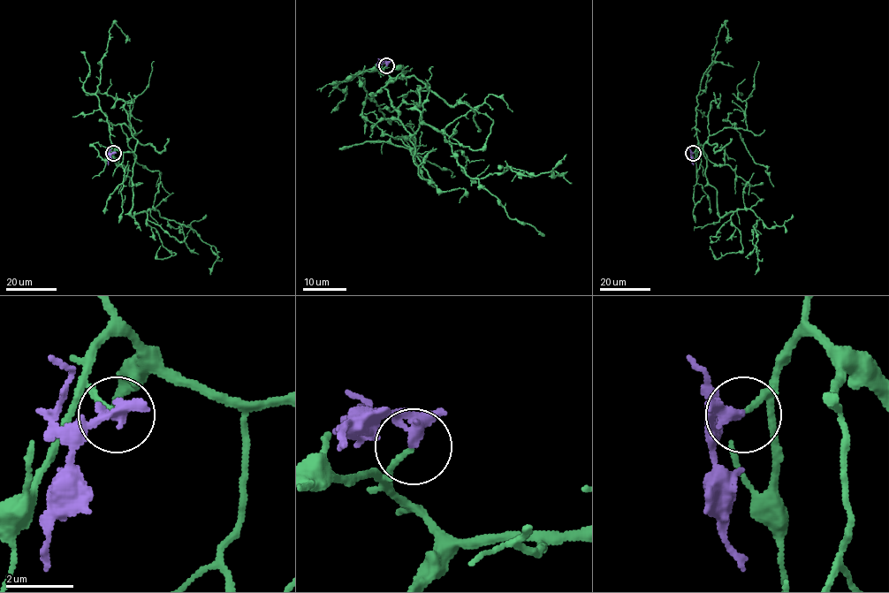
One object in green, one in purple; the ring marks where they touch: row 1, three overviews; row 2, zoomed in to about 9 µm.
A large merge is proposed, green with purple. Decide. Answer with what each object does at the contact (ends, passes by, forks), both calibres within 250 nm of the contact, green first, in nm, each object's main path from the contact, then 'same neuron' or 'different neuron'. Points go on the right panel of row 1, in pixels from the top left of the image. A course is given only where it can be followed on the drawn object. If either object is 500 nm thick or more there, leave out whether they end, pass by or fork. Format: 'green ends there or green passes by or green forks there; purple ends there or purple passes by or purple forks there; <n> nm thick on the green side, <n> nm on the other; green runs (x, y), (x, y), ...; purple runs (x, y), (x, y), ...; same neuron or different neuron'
green ends there; purple passes by; 150 nm thick on the green side, 280 nm on the other; green runs (693, 152), (698, 147), (706, 159), (718, 215), (750, 209), (759, 217), (753, 226), (755, 274); purple runs (693, 153), (693, 164); same neuron

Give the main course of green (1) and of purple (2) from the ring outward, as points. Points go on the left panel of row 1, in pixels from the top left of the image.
1: (113, 152), (115, 147), (136, 155), (130, 215), (155, 209), (163, 217), (195, 231), (217, 253), (210, 274)
2: (113, 153), (108, 164)

